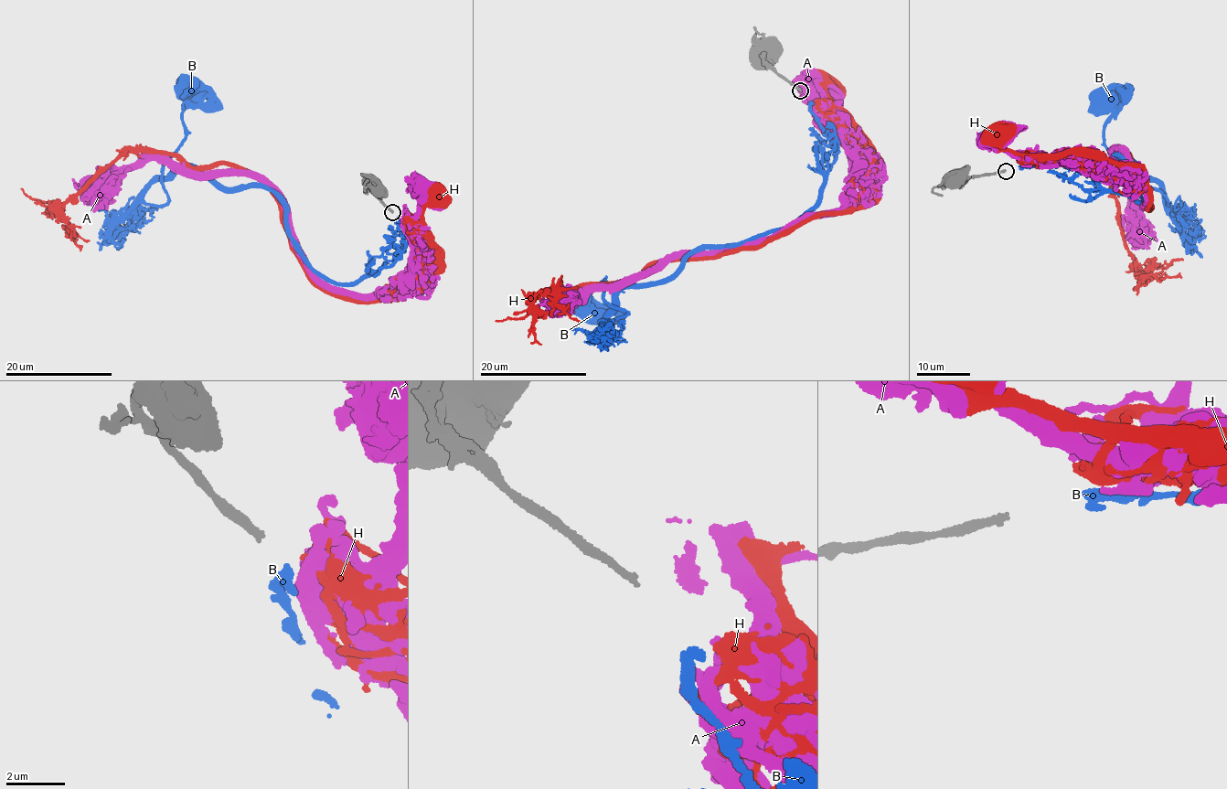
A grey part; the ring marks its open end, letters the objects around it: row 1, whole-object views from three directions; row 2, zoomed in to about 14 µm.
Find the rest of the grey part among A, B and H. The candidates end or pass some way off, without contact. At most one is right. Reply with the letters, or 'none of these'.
none of these

